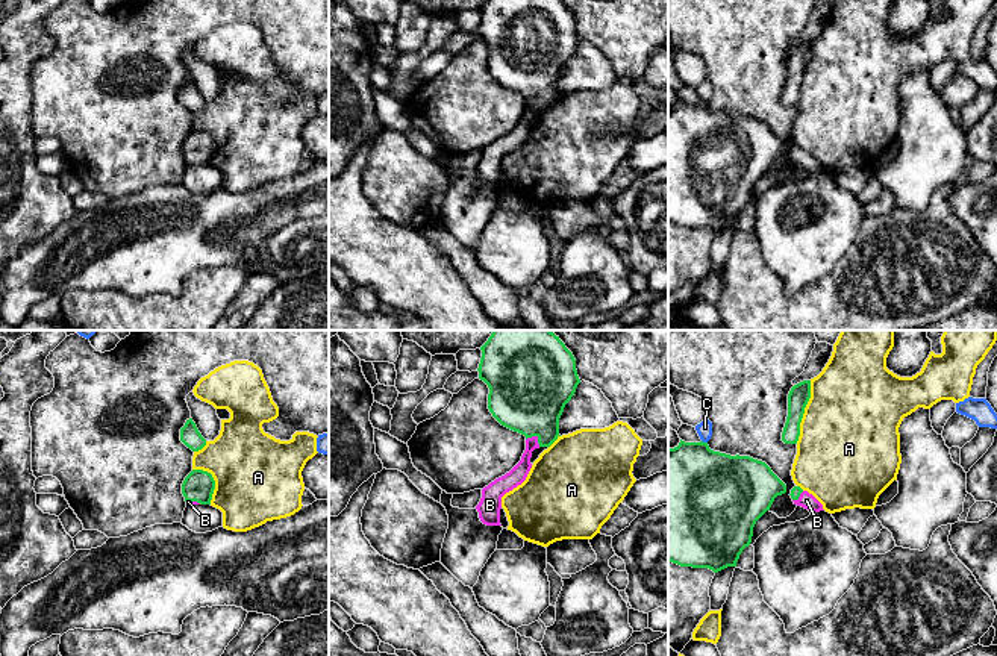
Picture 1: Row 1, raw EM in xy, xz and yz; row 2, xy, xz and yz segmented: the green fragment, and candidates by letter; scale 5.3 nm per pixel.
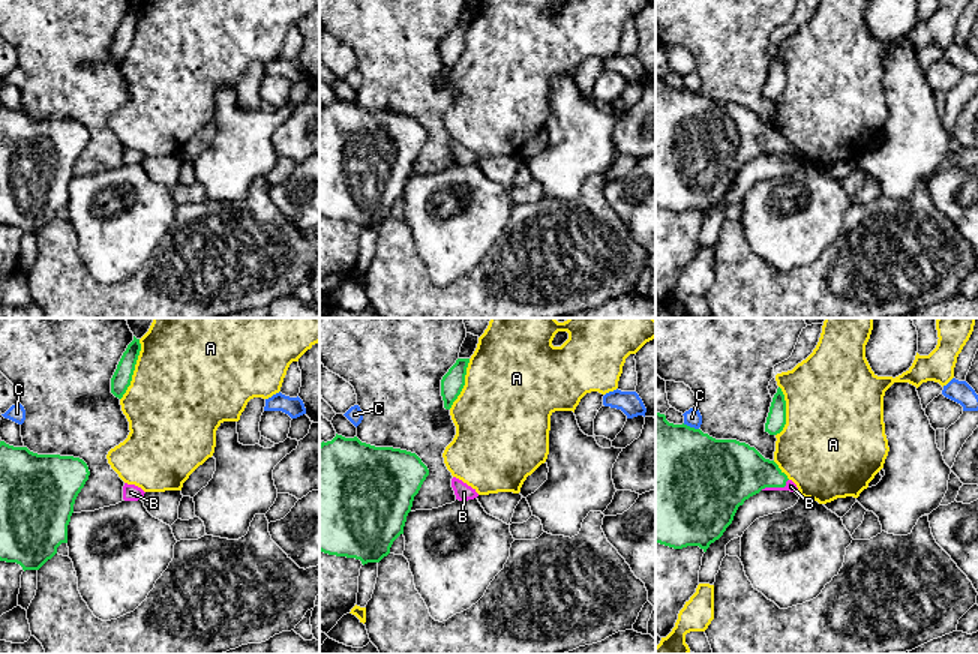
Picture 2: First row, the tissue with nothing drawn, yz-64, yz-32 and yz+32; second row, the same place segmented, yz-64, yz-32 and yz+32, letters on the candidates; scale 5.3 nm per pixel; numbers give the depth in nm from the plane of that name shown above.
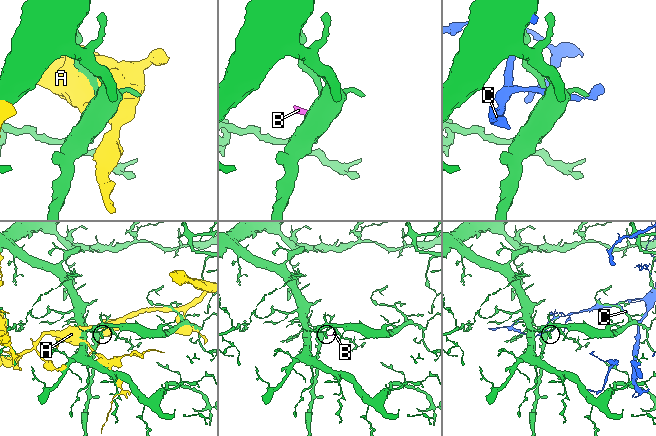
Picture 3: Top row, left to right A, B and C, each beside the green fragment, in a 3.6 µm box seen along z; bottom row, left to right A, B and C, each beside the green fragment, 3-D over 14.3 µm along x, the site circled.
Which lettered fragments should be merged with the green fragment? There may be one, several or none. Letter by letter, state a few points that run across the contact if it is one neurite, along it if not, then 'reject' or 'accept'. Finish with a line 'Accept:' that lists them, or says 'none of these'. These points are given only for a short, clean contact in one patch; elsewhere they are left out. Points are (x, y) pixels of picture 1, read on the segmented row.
A: reject
B: line xz (528, 390), (535, 435), (525, 465), (518, 473); accept
C: reject
Accept: B

